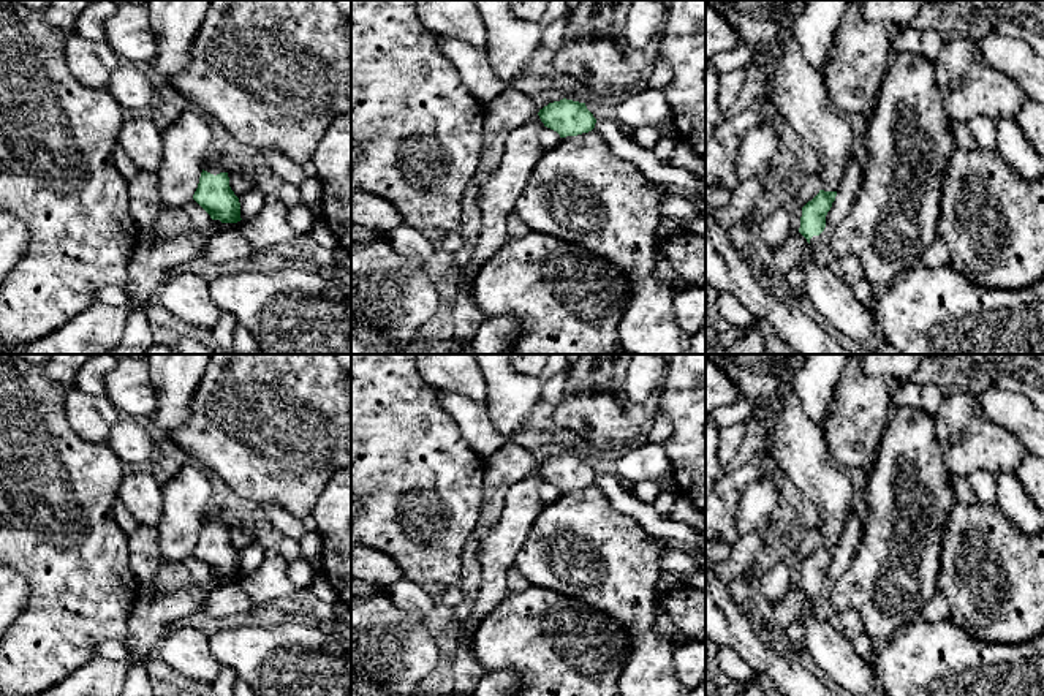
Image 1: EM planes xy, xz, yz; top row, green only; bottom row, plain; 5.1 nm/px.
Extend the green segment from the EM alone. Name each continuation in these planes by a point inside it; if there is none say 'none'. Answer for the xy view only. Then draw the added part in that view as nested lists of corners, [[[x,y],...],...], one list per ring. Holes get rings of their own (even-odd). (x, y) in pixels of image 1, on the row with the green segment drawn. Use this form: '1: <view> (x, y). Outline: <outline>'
1: xy (215, 163). Outline: [[[212,152],[207,160],[204,161],[204,166],[202,166],[204,171],[217,176],[220,172],[228,172],[228,168],[225,165],[225,158],[221,153],[218,152]]]

